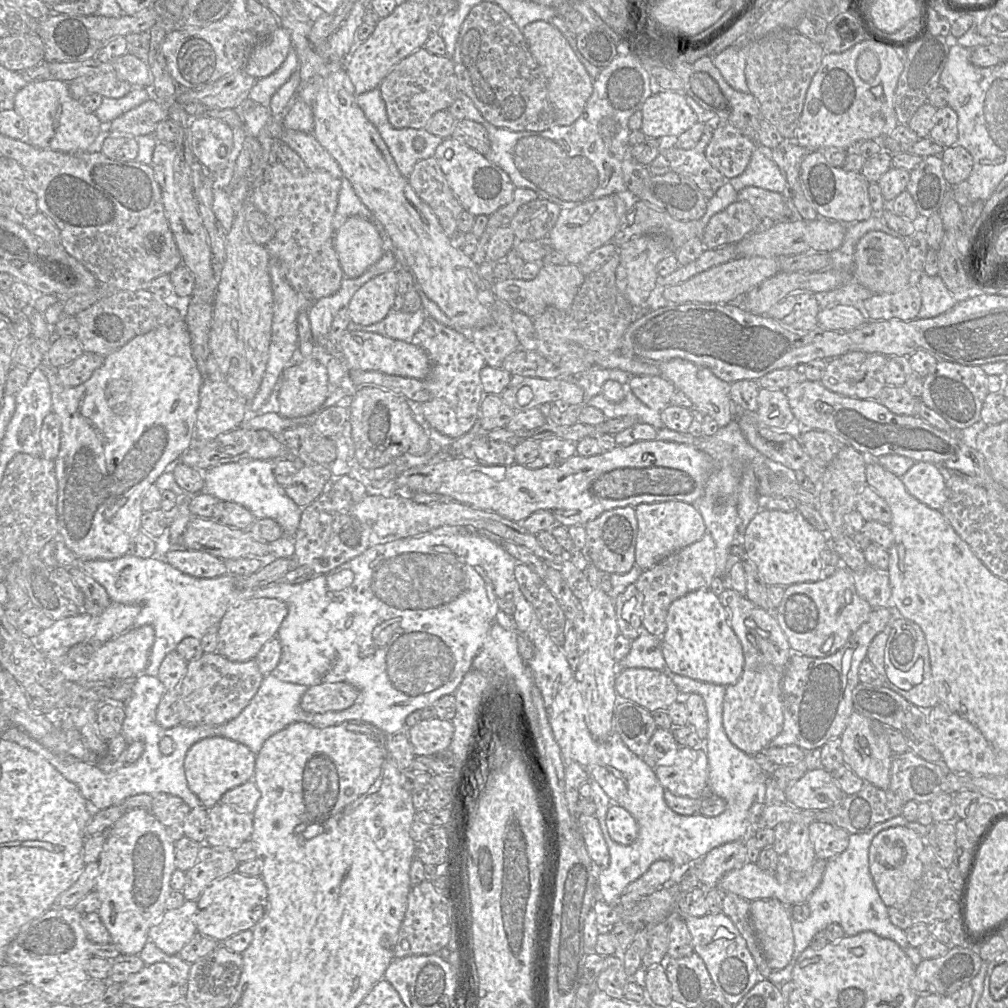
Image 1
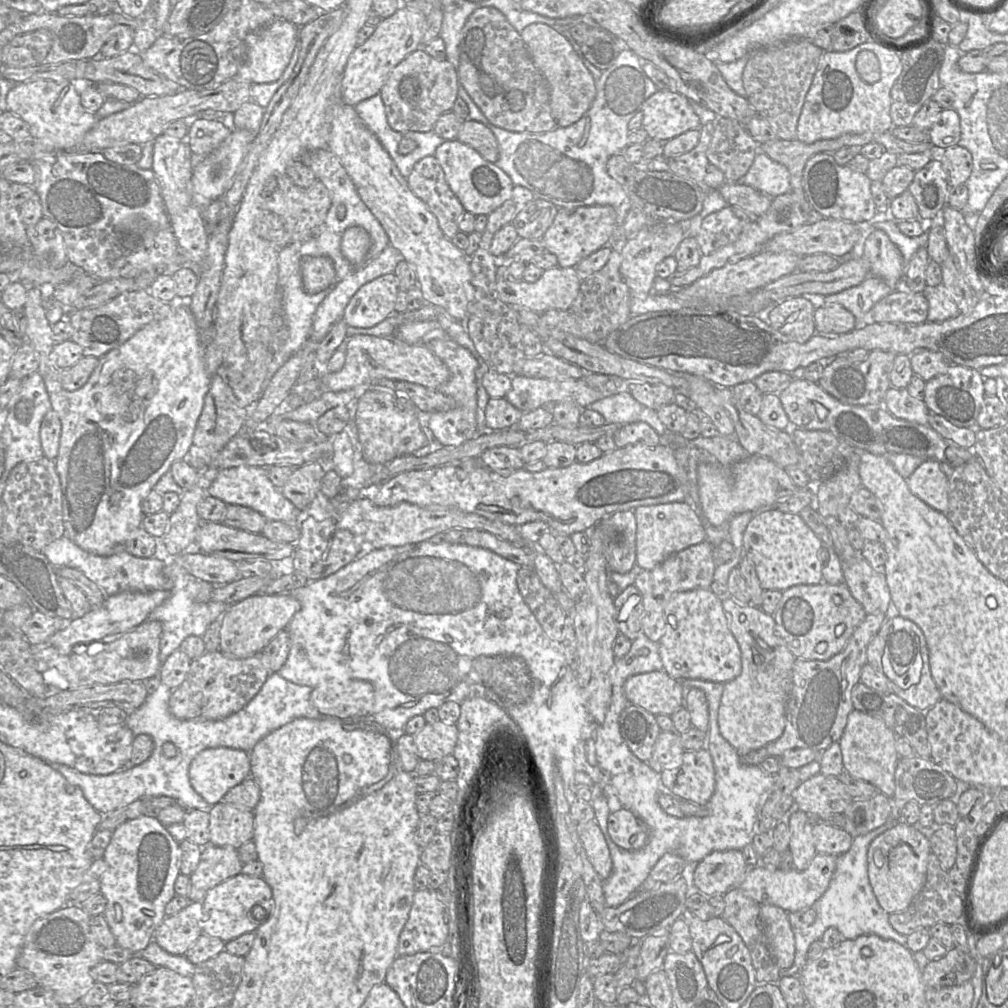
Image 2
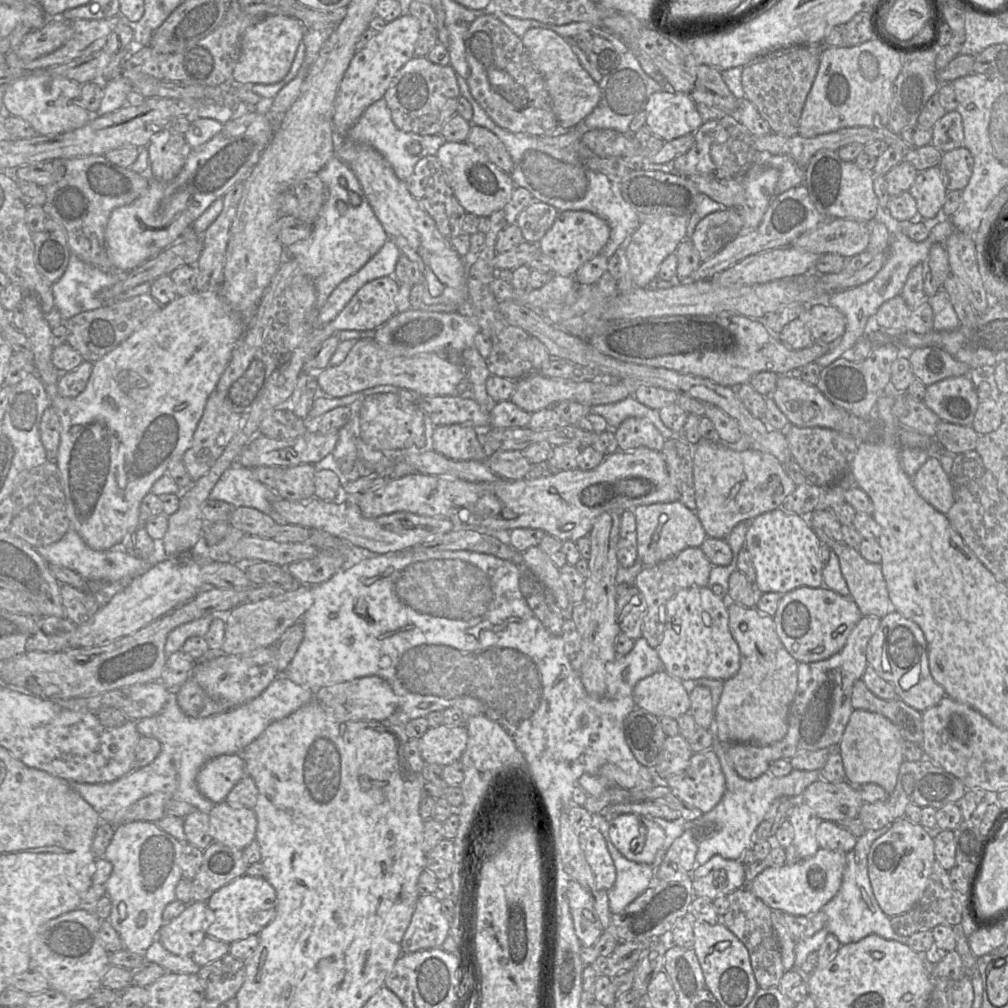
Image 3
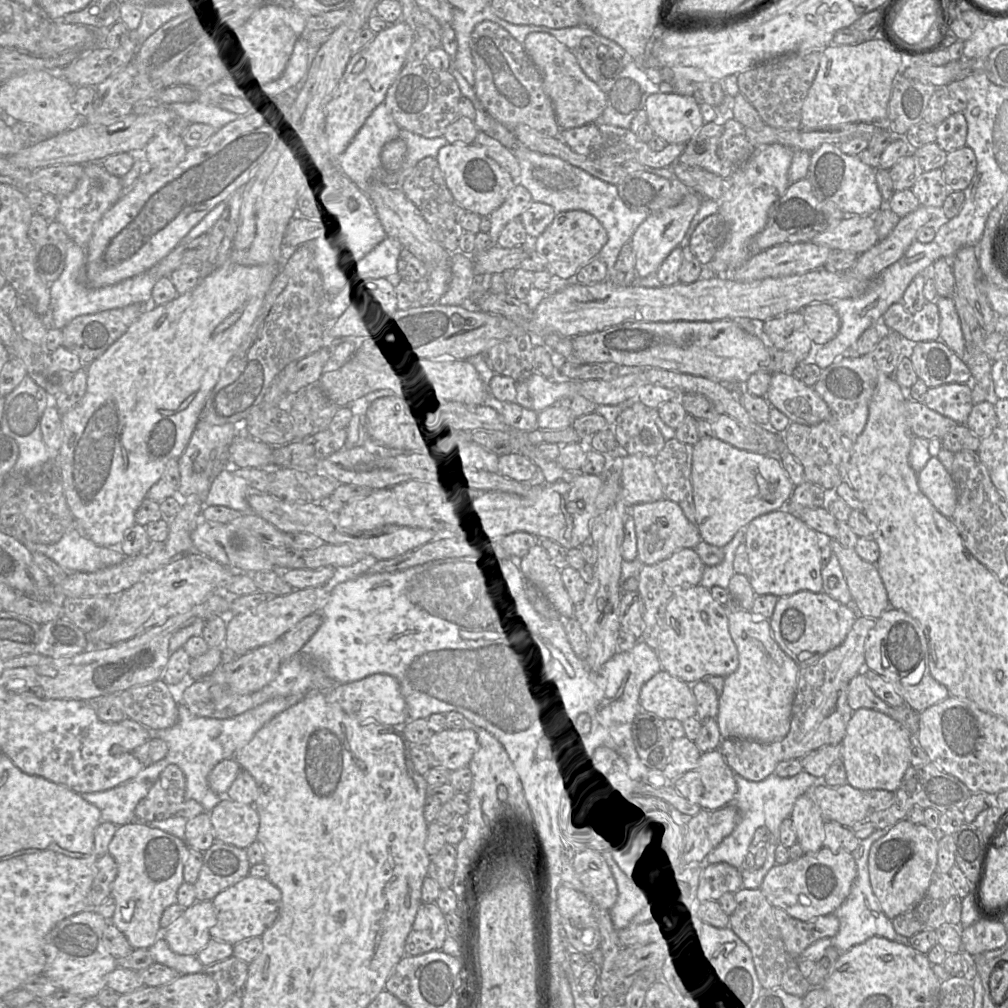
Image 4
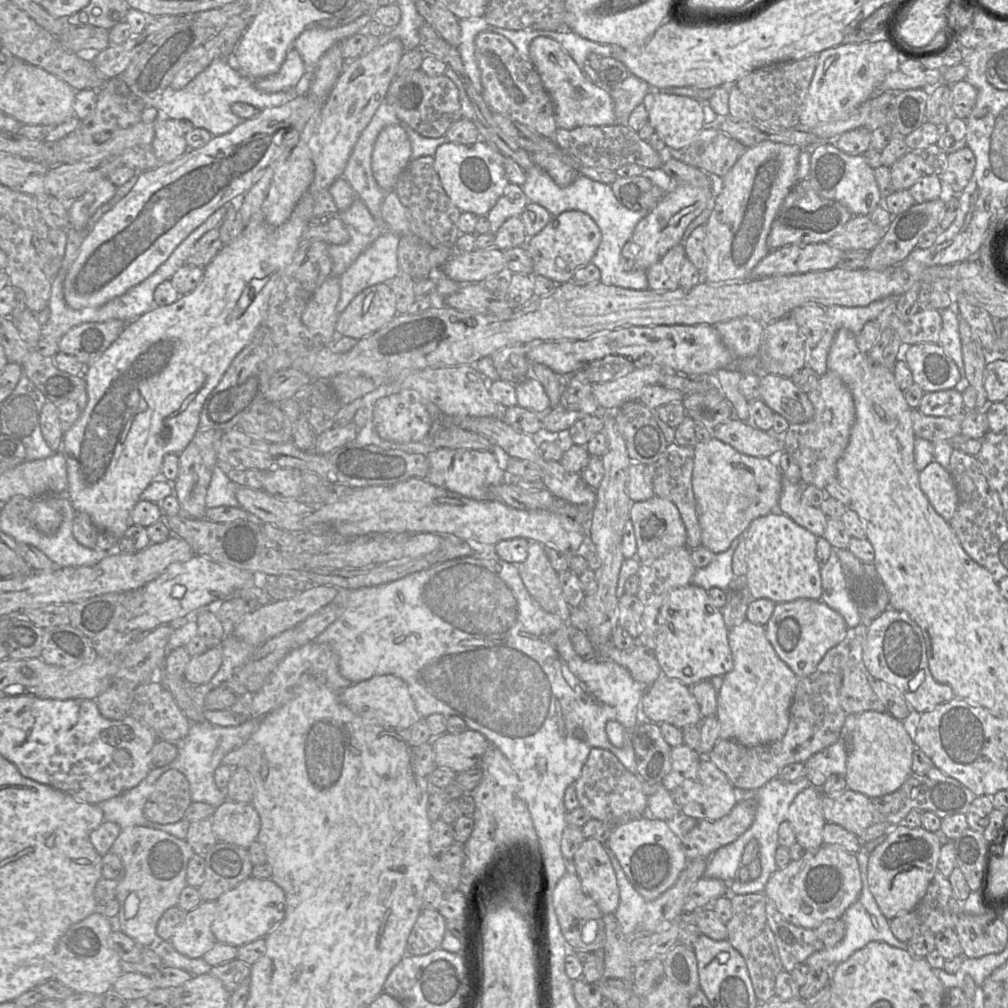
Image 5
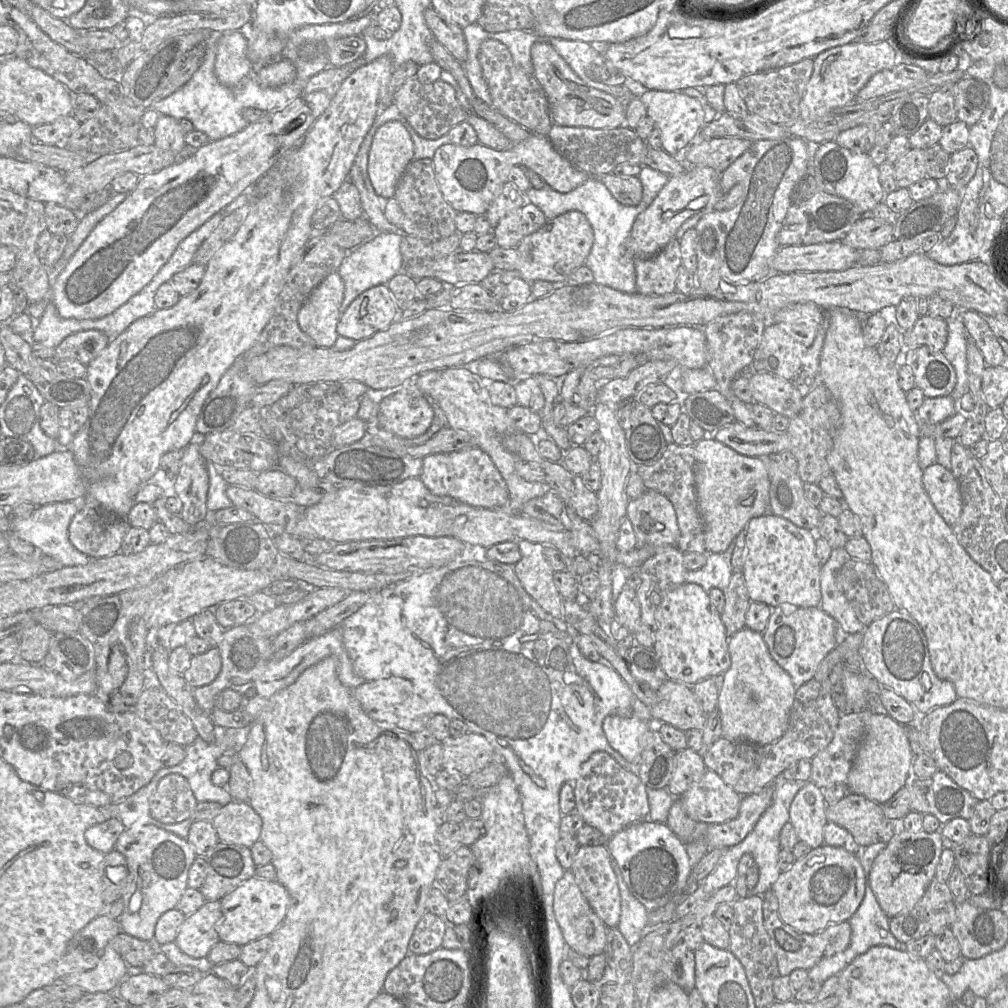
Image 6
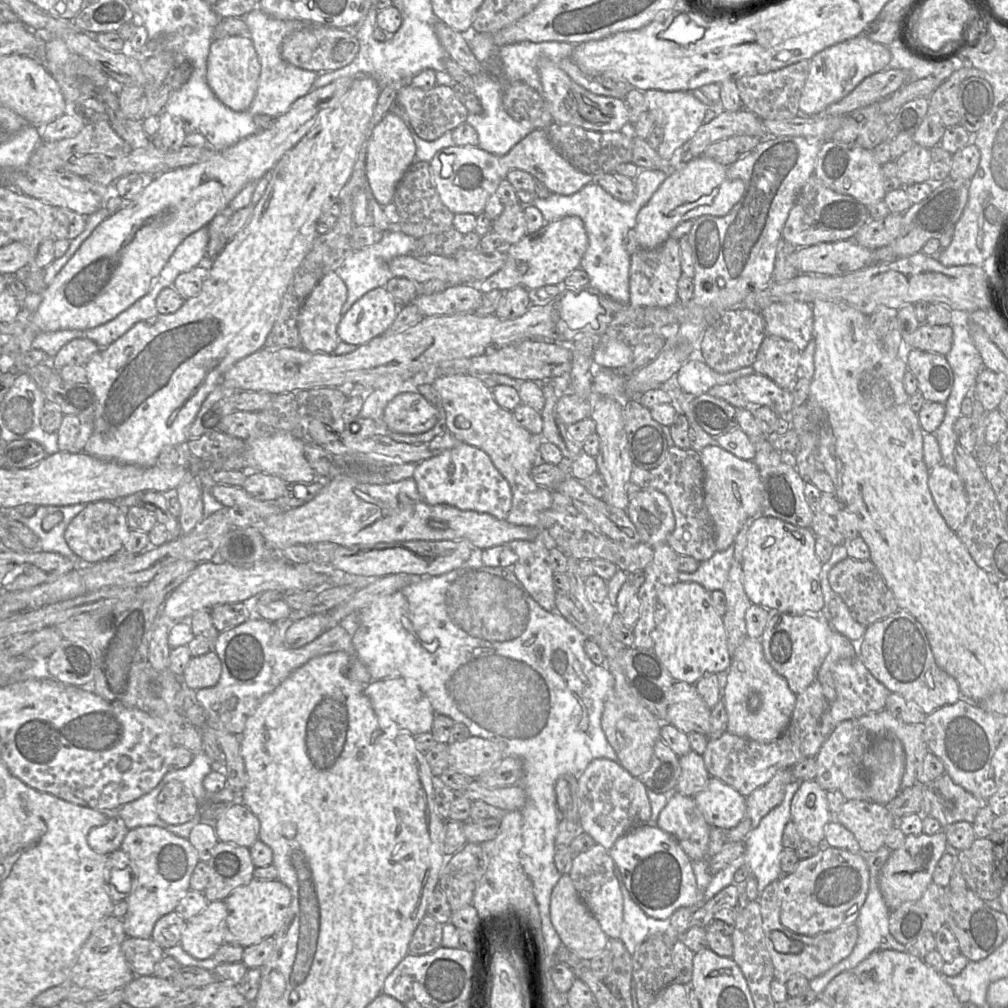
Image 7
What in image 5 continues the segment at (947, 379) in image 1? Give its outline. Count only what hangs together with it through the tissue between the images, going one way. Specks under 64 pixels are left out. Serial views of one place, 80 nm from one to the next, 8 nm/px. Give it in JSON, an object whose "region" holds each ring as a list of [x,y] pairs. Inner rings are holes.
{"region":[[[955,388],[924,392],[918,410],[927,416],[946,417],[964,412],[962,393]]]}

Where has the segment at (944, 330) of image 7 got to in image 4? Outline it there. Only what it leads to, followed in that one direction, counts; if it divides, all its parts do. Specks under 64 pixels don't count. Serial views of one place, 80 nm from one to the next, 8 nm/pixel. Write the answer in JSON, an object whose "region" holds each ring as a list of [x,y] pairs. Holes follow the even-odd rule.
{"region":[[[897,302],[882,316],[882,337],[892,331],[915,343],[936,341],[939,327],[940,315],[935,302],[926,302],[916,313],[909,313],[901,302]]]}

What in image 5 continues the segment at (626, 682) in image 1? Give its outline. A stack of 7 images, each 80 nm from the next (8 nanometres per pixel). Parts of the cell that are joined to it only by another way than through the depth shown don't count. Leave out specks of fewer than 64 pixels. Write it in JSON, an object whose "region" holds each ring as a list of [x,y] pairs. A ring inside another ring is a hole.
{"region":[[[664,673],[645,690],[641,699],[641,711],[653,723],[667,722],[680,729],[699,725],[702,721],[691,687]]]}

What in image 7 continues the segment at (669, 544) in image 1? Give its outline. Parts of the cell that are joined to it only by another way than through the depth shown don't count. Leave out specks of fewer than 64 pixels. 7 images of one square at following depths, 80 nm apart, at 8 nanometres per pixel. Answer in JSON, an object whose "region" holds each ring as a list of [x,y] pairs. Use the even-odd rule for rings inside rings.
{"region":[[[641,489],[631,496],[626,512],[641,542],[650,546],[666,543],[675,528],[671,504],[666,495],[656,489]]]}

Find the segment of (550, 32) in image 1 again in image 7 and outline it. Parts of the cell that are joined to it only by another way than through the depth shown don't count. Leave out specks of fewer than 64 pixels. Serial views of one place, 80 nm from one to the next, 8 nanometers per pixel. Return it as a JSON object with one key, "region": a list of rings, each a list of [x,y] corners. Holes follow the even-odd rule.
{"region":[[[548,58],[539,60],[539,75],[543,87],[543,97],[553,122],[572,124],[598,132],[621,131],[623,126],[629,123],[629,113],[625,99],[593,94],[576,84],[565,71]]]}

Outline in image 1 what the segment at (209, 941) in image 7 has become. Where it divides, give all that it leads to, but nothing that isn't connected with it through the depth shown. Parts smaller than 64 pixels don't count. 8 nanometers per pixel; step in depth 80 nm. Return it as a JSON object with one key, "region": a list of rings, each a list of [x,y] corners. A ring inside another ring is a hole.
{"region":[[[187,901],[174,910],[166,910],[148,931],[149,941],[167,955],[178,955],[197,933],[197,901]]]}

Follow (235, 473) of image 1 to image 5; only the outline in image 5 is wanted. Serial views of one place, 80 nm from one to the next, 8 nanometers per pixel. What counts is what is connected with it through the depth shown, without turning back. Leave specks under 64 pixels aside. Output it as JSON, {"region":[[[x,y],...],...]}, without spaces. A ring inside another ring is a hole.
{"region":[[[219,463],[213,468],[205,497],[207,509],[219,506],[240,507],[235,497],[239,485],[228,478],[226,471],[221,469]]]}

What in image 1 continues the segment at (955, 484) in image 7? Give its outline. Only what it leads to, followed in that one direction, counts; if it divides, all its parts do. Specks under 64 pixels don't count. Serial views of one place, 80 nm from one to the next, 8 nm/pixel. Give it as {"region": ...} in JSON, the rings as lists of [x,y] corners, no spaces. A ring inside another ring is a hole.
{"region":[[[915,462],[901,480],[907,491],[918,501],[934,510],[941,510],[946,499],[946,482],[937,465]]]}

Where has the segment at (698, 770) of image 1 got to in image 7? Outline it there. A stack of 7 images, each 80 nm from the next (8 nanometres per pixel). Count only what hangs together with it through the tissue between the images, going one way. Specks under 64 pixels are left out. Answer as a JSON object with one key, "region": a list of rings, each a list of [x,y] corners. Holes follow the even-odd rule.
{"region":[[[715,777],[693,798],[710,826],[731,829],[746,815],[746,797]]]}

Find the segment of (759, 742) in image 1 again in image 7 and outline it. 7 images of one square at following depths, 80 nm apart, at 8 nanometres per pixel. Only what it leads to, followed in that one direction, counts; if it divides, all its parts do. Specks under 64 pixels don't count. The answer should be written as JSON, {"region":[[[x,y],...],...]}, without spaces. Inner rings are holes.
{"region":[[[745,637],[732,655],[727,671],[727,683],[721,695],[728,715],[726,731],[760,743],[778,739],[790,723],[796,695],[790,690],[786,679],[767,662],[761,641]],[[752,697],[759,698],[759,707],[755,710],[749,709]]]}

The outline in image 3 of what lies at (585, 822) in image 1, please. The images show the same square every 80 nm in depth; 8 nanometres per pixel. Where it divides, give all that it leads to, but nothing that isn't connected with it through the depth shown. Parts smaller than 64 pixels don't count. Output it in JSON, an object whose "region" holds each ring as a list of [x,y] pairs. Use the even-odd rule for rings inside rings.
{"region":[[[592,825],[578,834],[579,844],[599,889],[608,891],[616,880],[616,868],[601,832]]]}

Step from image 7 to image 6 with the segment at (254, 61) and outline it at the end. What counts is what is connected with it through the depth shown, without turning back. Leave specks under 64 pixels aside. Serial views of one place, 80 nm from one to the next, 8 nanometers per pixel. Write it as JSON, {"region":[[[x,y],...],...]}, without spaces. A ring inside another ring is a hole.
{"region":[[[229,31],[216,37],[214,72],[221,84],[236,87],[254,71],[246,53],[246,31]]]}

